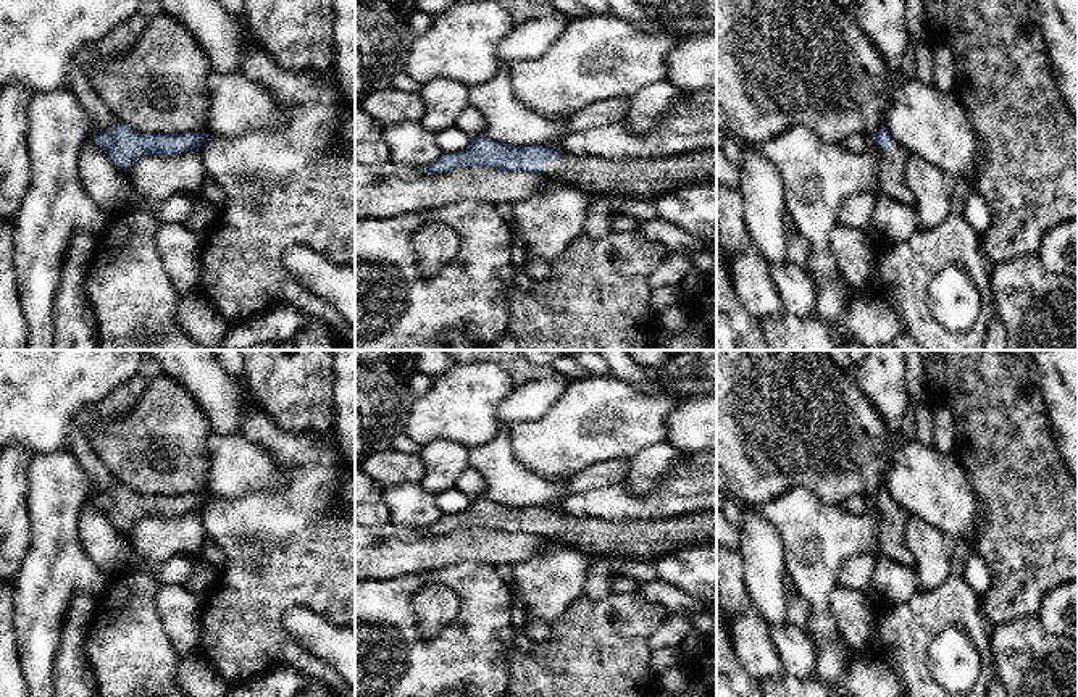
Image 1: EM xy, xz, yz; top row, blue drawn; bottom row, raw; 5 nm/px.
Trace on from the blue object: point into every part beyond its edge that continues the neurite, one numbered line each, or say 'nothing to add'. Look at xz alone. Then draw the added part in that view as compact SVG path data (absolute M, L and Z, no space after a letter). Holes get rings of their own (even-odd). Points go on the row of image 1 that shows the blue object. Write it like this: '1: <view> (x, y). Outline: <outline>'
1: xz (643, 178). Outline: M717 148L625 161L563 152L560 161L544 163L542 176L573 181L591 194L649 200L684 184L717 182Z

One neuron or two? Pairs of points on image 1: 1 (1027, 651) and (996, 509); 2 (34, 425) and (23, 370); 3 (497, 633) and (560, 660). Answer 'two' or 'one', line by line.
1: two
2: one
3: two

